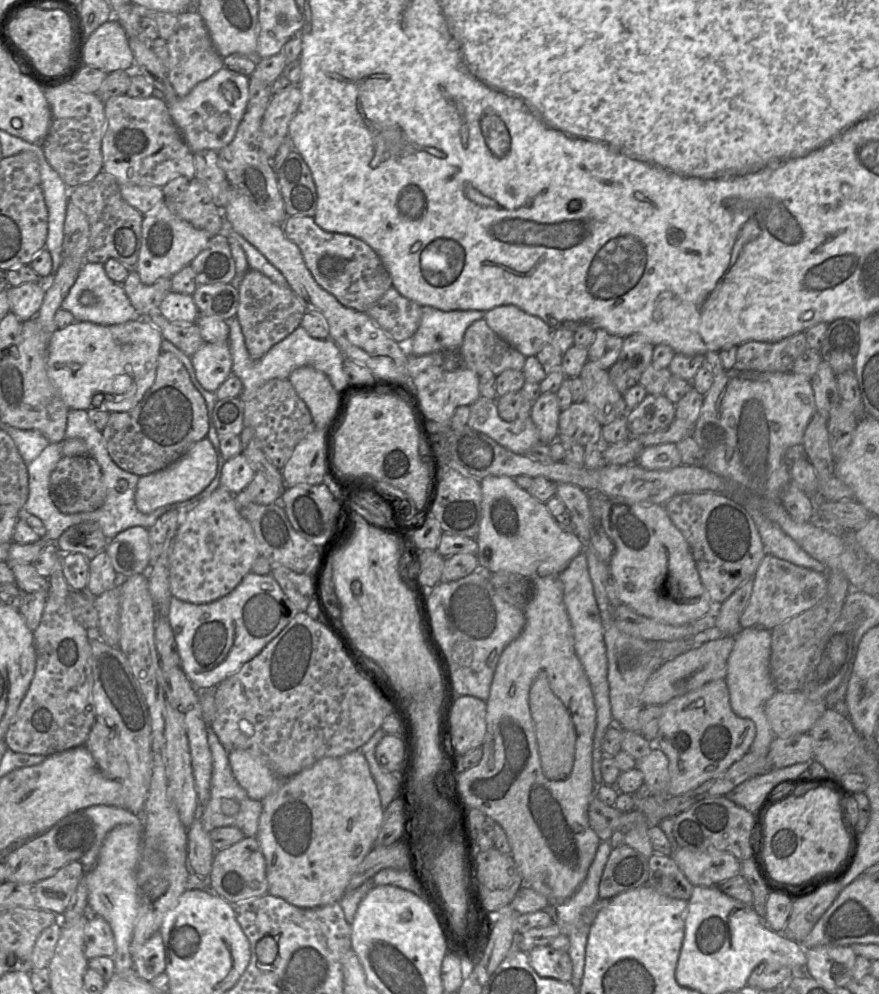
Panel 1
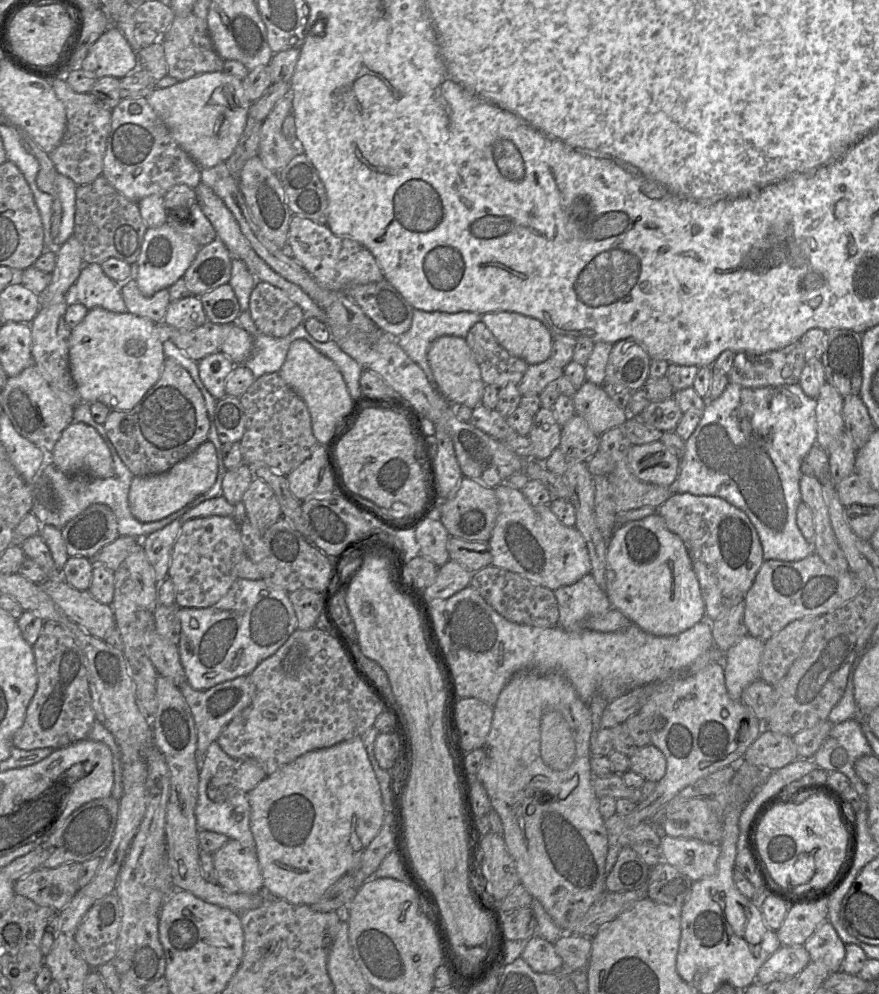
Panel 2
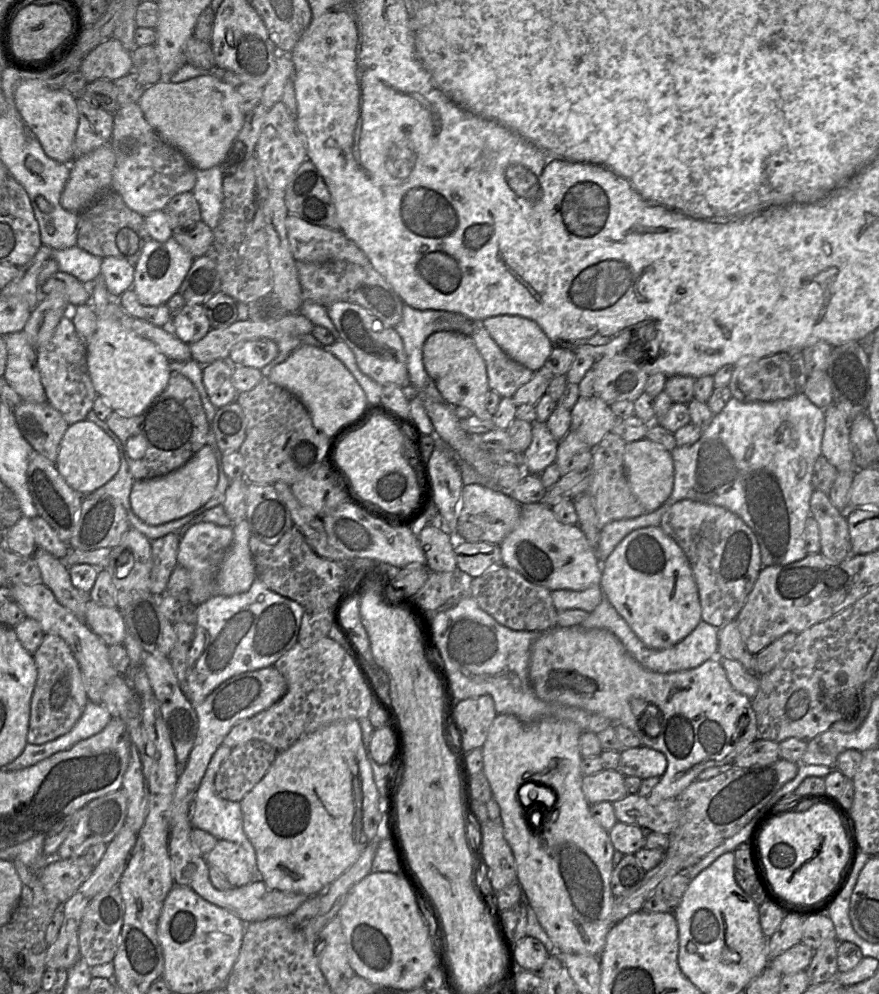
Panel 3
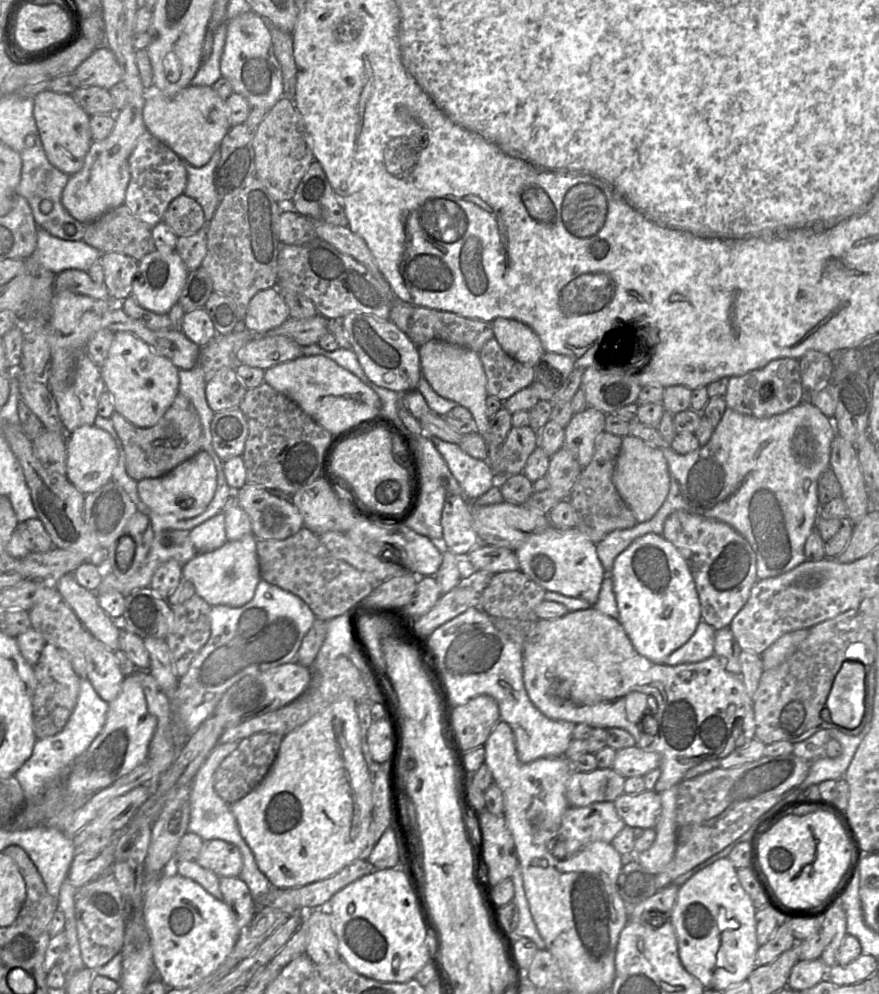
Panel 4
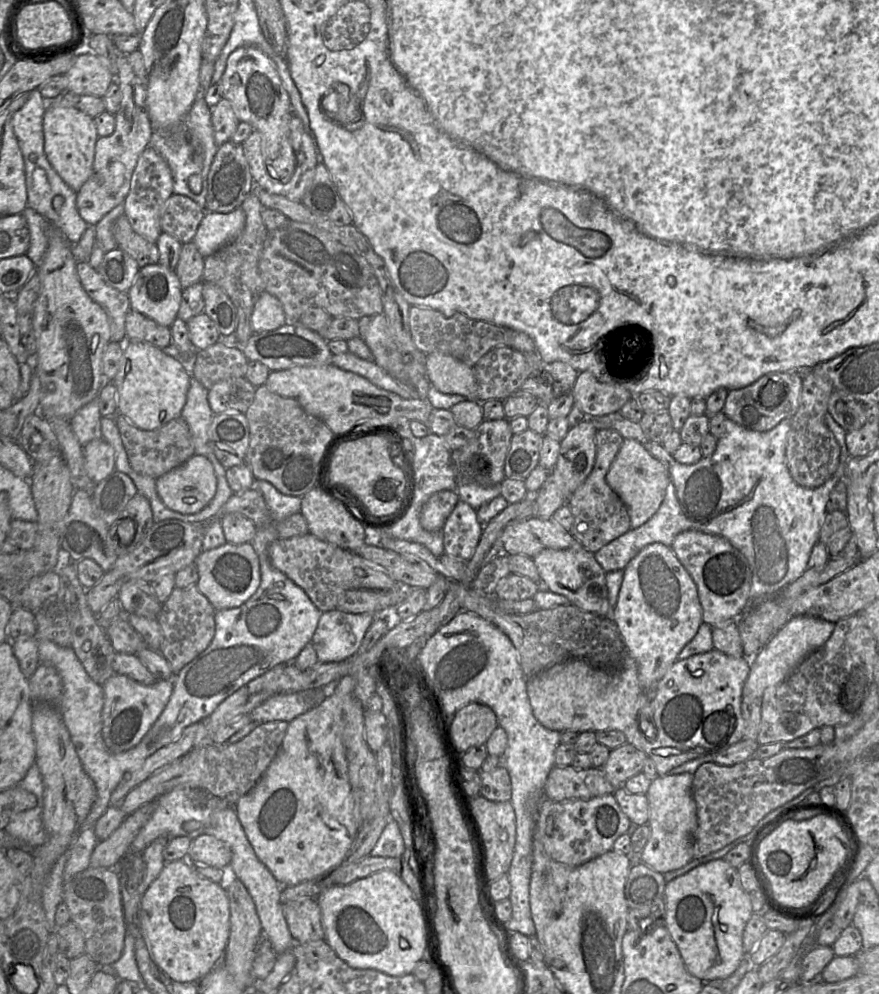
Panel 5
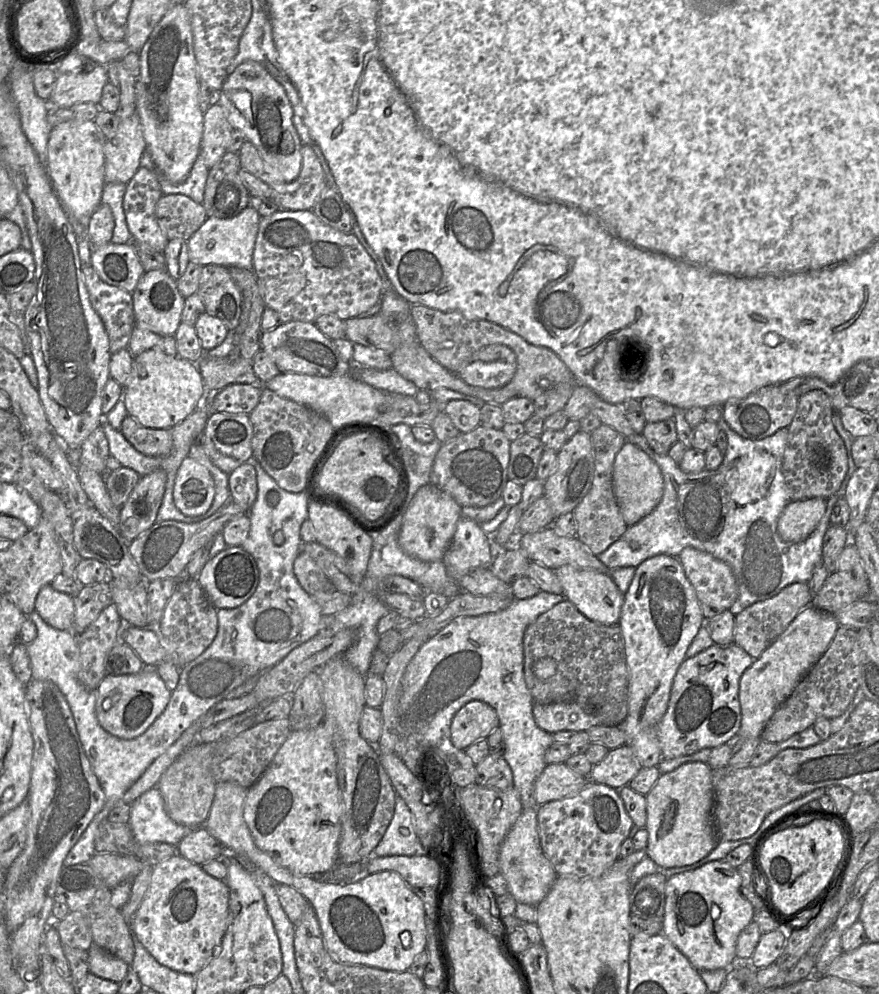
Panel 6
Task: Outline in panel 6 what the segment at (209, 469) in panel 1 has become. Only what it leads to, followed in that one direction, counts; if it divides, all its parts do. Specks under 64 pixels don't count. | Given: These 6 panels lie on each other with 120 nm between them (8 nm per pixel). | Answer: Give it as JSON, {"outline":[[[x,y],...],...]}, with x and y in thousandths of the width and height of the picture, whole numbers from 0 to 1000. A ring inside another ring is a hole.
{"outline":[[[213,459],[203,471],[197,490],[197,504],[212,519],[232,517],[245,499],[243,483],[238,473]]]}

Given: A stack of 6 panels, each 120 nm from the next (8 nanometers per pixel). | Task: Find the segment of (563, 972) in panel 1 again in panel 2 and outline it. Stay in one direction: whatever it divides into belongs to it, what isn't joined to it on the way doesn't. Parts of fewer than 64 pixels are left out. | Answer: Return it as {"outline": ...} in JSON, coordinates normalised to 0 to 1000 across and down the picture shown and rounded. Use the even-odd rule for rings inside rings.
{"outline":[[[608,941],[597,948],[593,963],[612,979],[635,978],[641,975],[641,966],[633,958],[630,949],[614,941]]]}

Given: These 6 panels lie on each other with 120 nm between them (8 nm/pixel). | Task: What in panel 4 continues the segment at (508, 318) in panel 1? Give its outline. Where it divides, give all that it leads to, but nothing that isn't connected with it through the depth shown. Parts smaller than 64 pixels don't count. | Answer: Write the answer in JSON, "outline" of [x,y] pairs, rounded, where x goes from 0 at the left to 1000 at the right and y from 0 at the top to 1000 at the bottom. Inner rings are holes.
{"outline":[[[564,320],[559,325],[562,340],[578,357],[597,367],[610,368],[621,353],[604,329],[577,320]]]}

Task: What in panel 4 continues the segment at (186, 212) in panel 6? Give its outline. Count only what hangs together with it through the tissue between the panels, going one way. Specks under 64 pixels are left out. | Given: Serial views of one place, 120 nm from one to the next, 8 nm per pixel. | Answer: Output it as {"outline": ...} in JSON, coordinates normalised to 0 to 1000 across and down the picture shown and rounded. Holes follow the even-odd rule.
{"outline":[[[206,195],[191,207],[185,221],[200,237],[217,237],[233,228],[232,213],[220,199]]]}

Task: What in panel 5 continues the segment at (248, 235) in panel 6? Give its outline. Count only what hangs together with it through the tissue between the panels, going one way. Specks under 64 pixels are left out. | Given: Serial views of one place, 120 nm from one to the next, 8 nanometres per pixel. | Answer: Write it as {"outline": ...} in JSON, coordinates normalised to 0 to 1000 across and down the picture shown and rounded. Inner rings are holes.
{"outline":[[[273,208],[258,215],[234,213],[217,243],[234,260],[266,242],[275,234],[279,223],[279,213]]]}

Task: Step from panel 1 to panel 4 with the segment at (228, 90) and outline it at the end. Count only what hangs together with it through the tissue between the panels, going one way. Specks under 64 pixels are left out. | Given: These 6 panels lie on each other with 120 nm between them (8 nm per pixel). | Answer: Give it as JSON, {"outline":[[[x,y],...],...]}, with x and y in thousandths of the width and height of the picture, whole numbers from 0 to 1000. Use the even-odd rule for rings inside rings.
{"outline":[[[214,87],[197,98],[170,92],[163,109],[166,130],[192,148],[209,163],[229,169],[250,148],[263,127],[258,116],[257,101],[239,87]]]}

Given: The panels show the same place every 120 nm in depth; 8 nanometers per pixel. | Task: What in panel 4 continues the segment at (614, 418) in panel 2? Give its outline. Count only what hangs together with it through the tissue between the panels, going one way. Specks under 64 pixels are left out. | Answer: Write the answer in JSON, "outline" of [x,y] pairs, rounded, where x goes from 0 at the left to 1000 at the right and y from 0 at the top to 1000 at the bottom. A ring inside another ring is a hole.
{"outline":[[[675,409],[654,415],[643,430],[642,450],[656,462],[662,471],[673,463],[677,447],[688,434],[689,416]]]}

